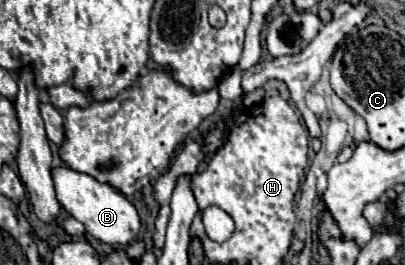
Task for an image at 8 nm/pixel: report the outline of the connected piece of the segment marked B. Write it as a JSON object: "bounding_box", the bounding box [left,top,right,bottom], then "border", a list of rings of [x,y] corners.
{"bounding_box":[52,167,140,247],"border":[[[52,167],[52,179],[54,179],[54,189],[56,189],[56,199],[58,203],[74,217],[78,219],[84,227],[86,233],[90,233],[94,239],[108,243],[112,247],[118,245],[128,245],[132,239],[136,239],[140,231],[140,217],[134,209],[134,205],[112,185],[100,183],[94,177],[74,171],[70,167]]]}

